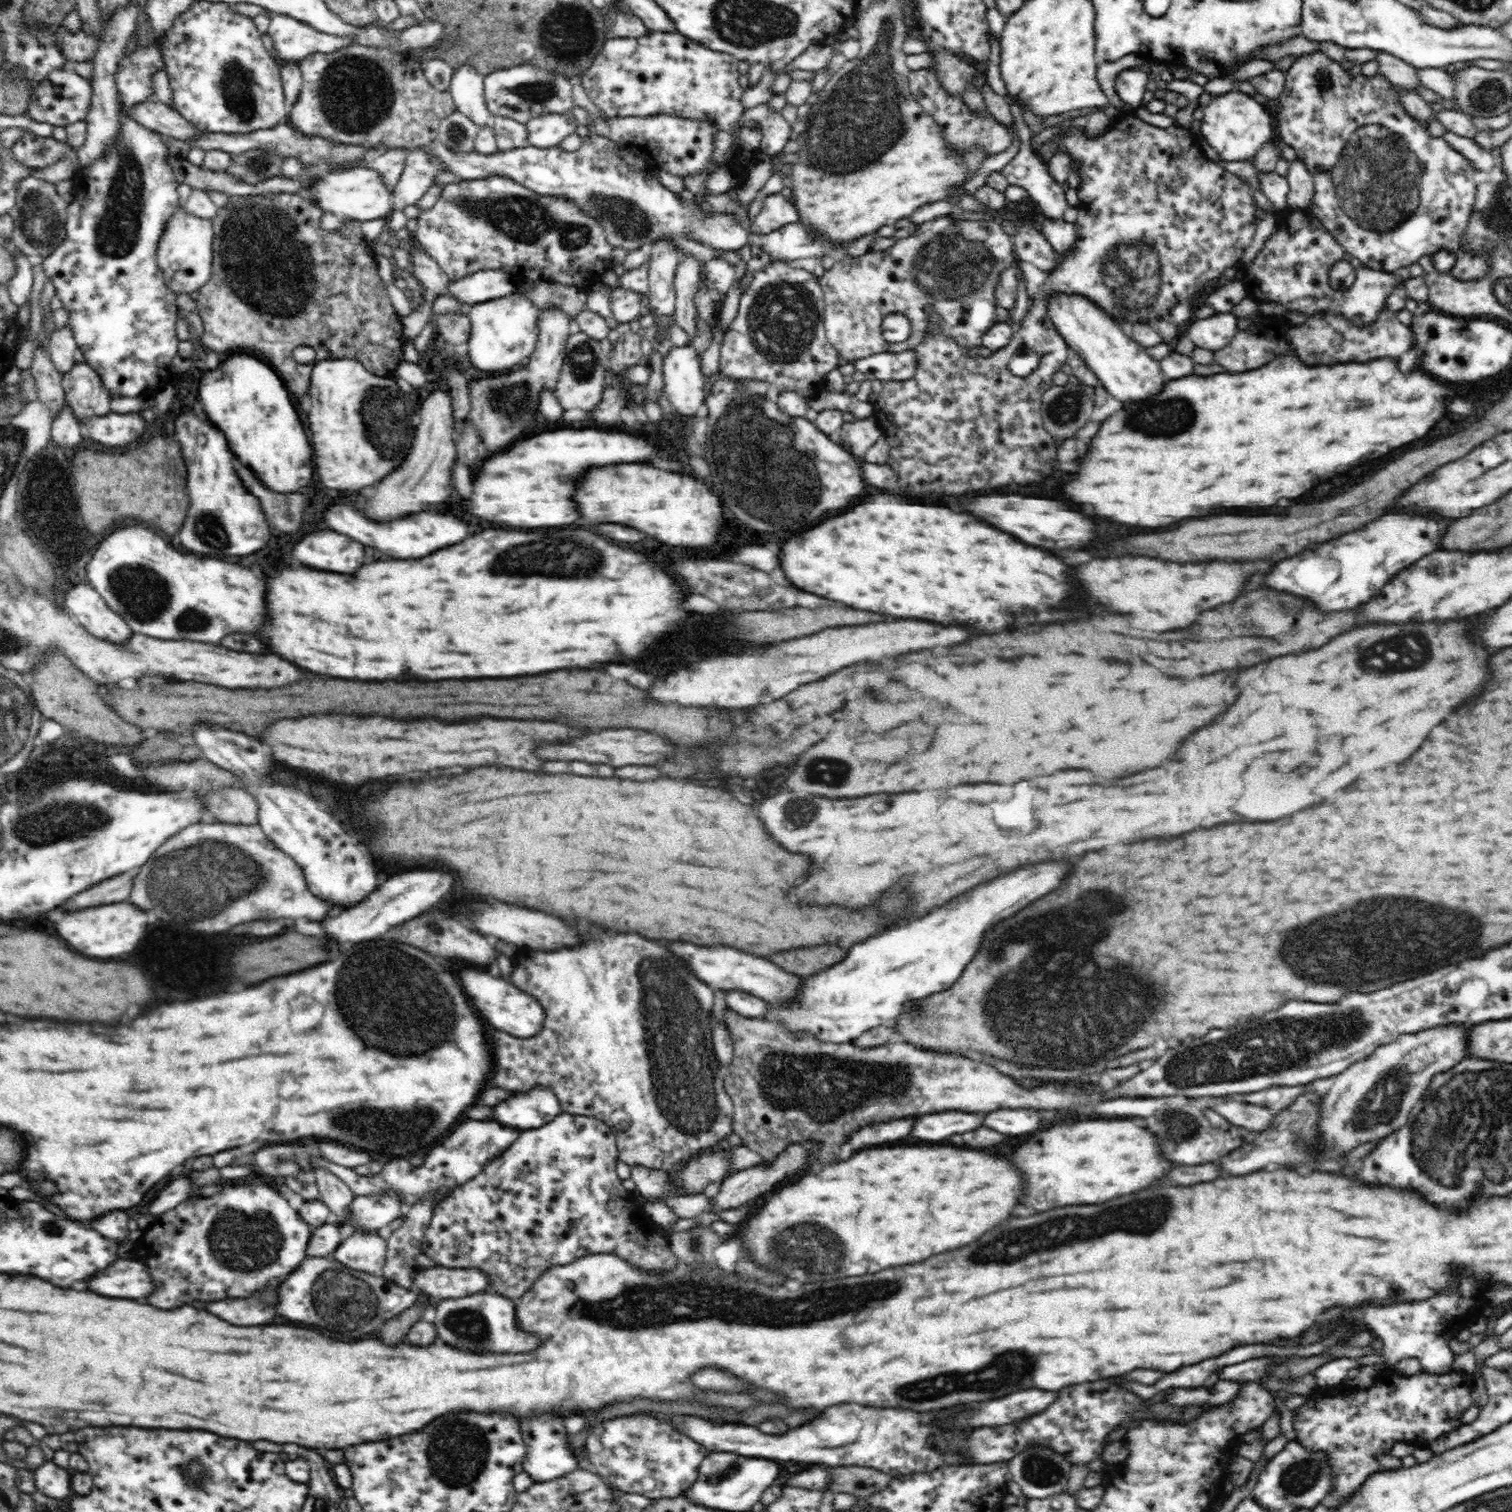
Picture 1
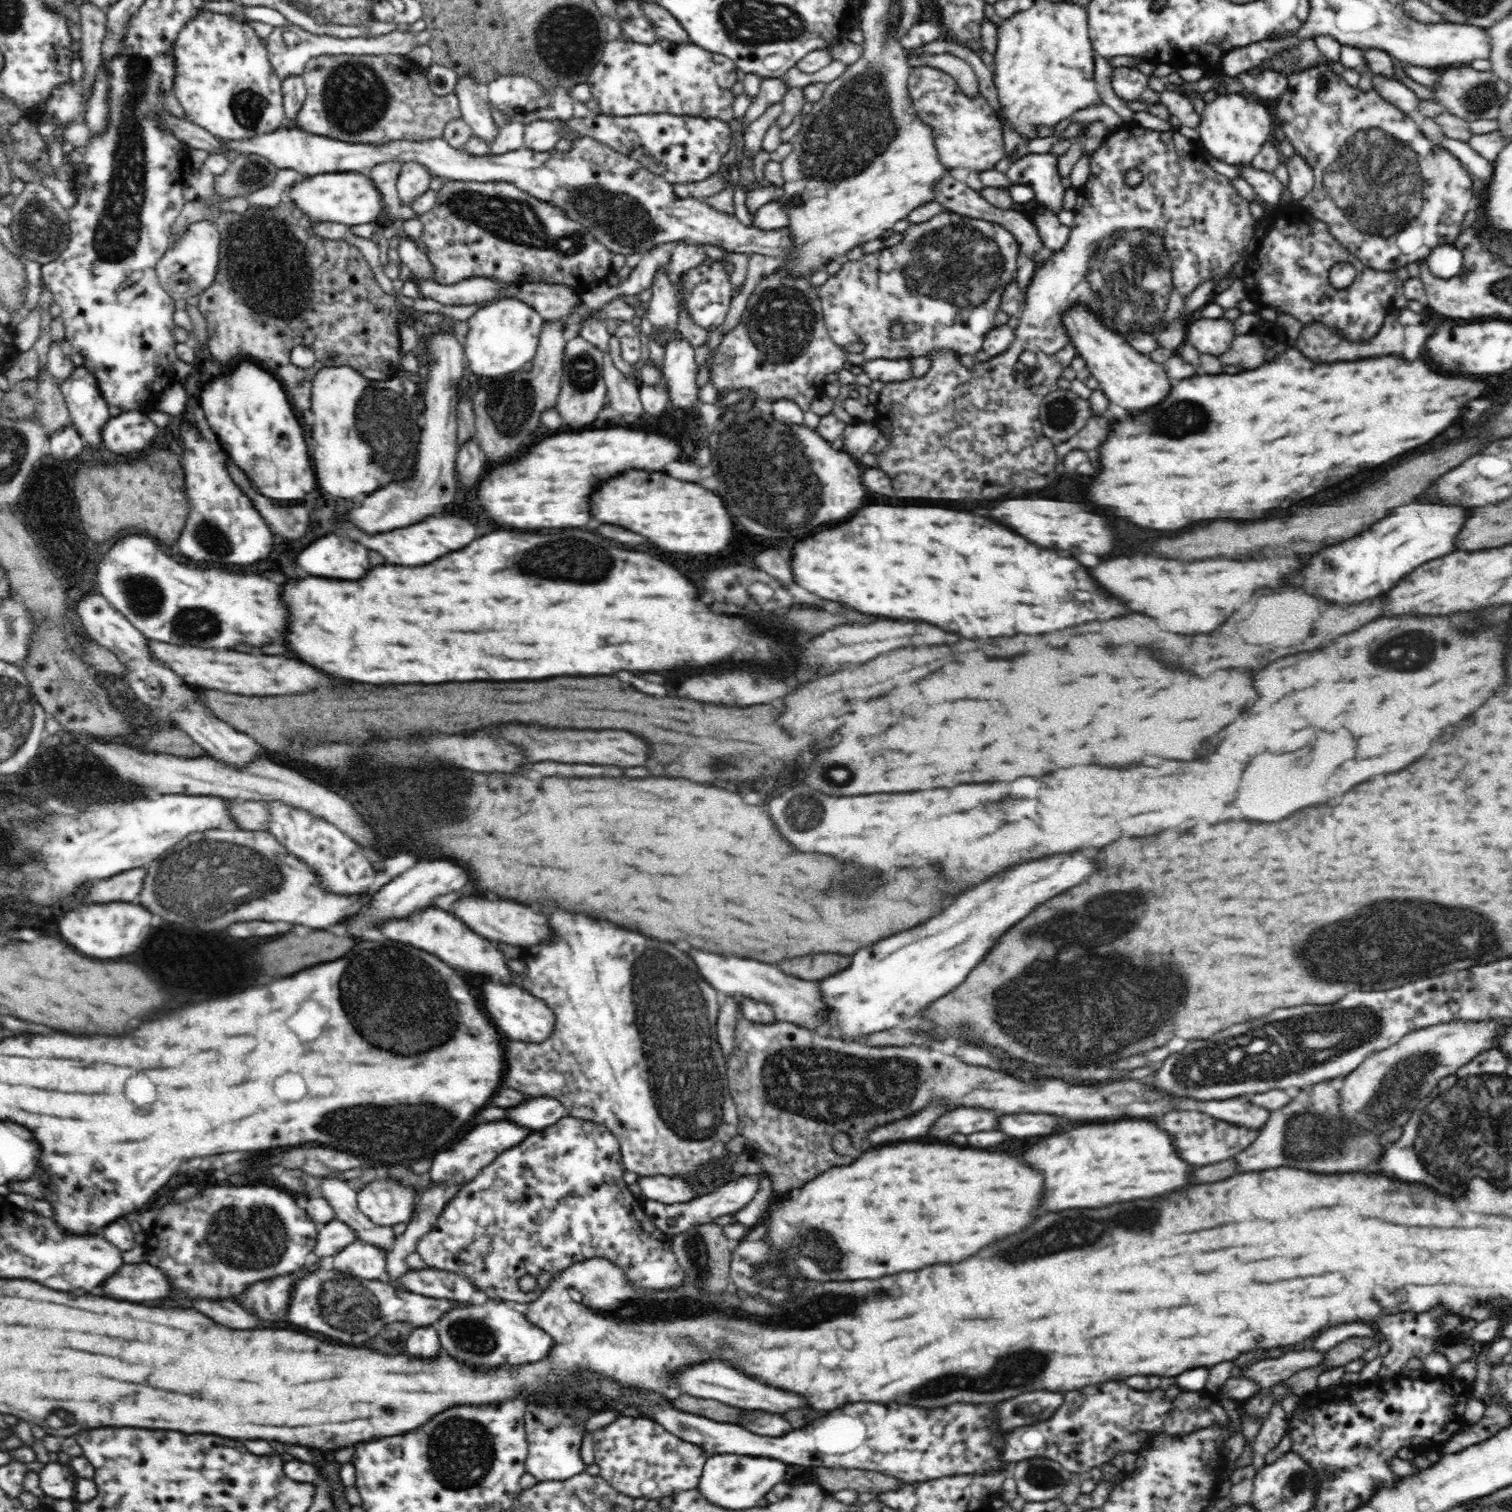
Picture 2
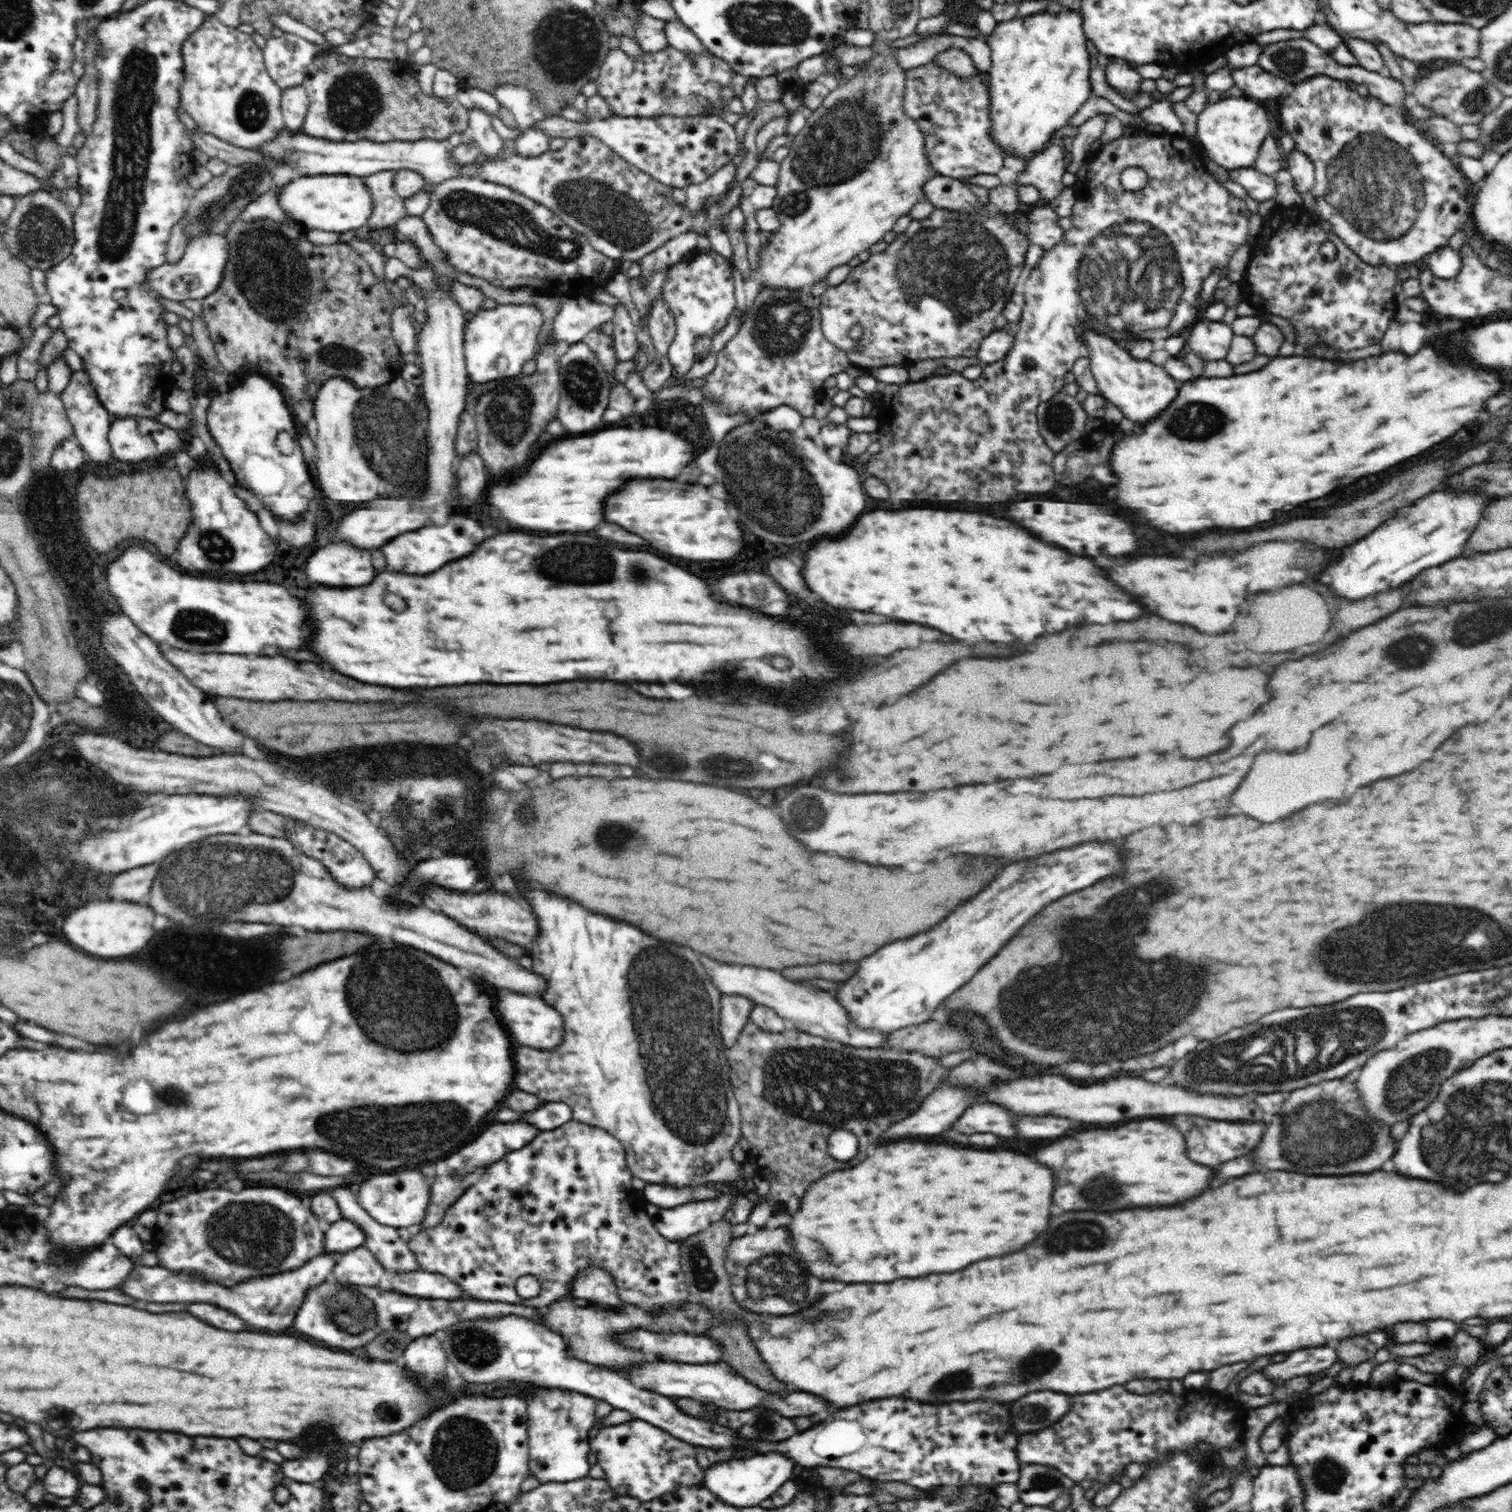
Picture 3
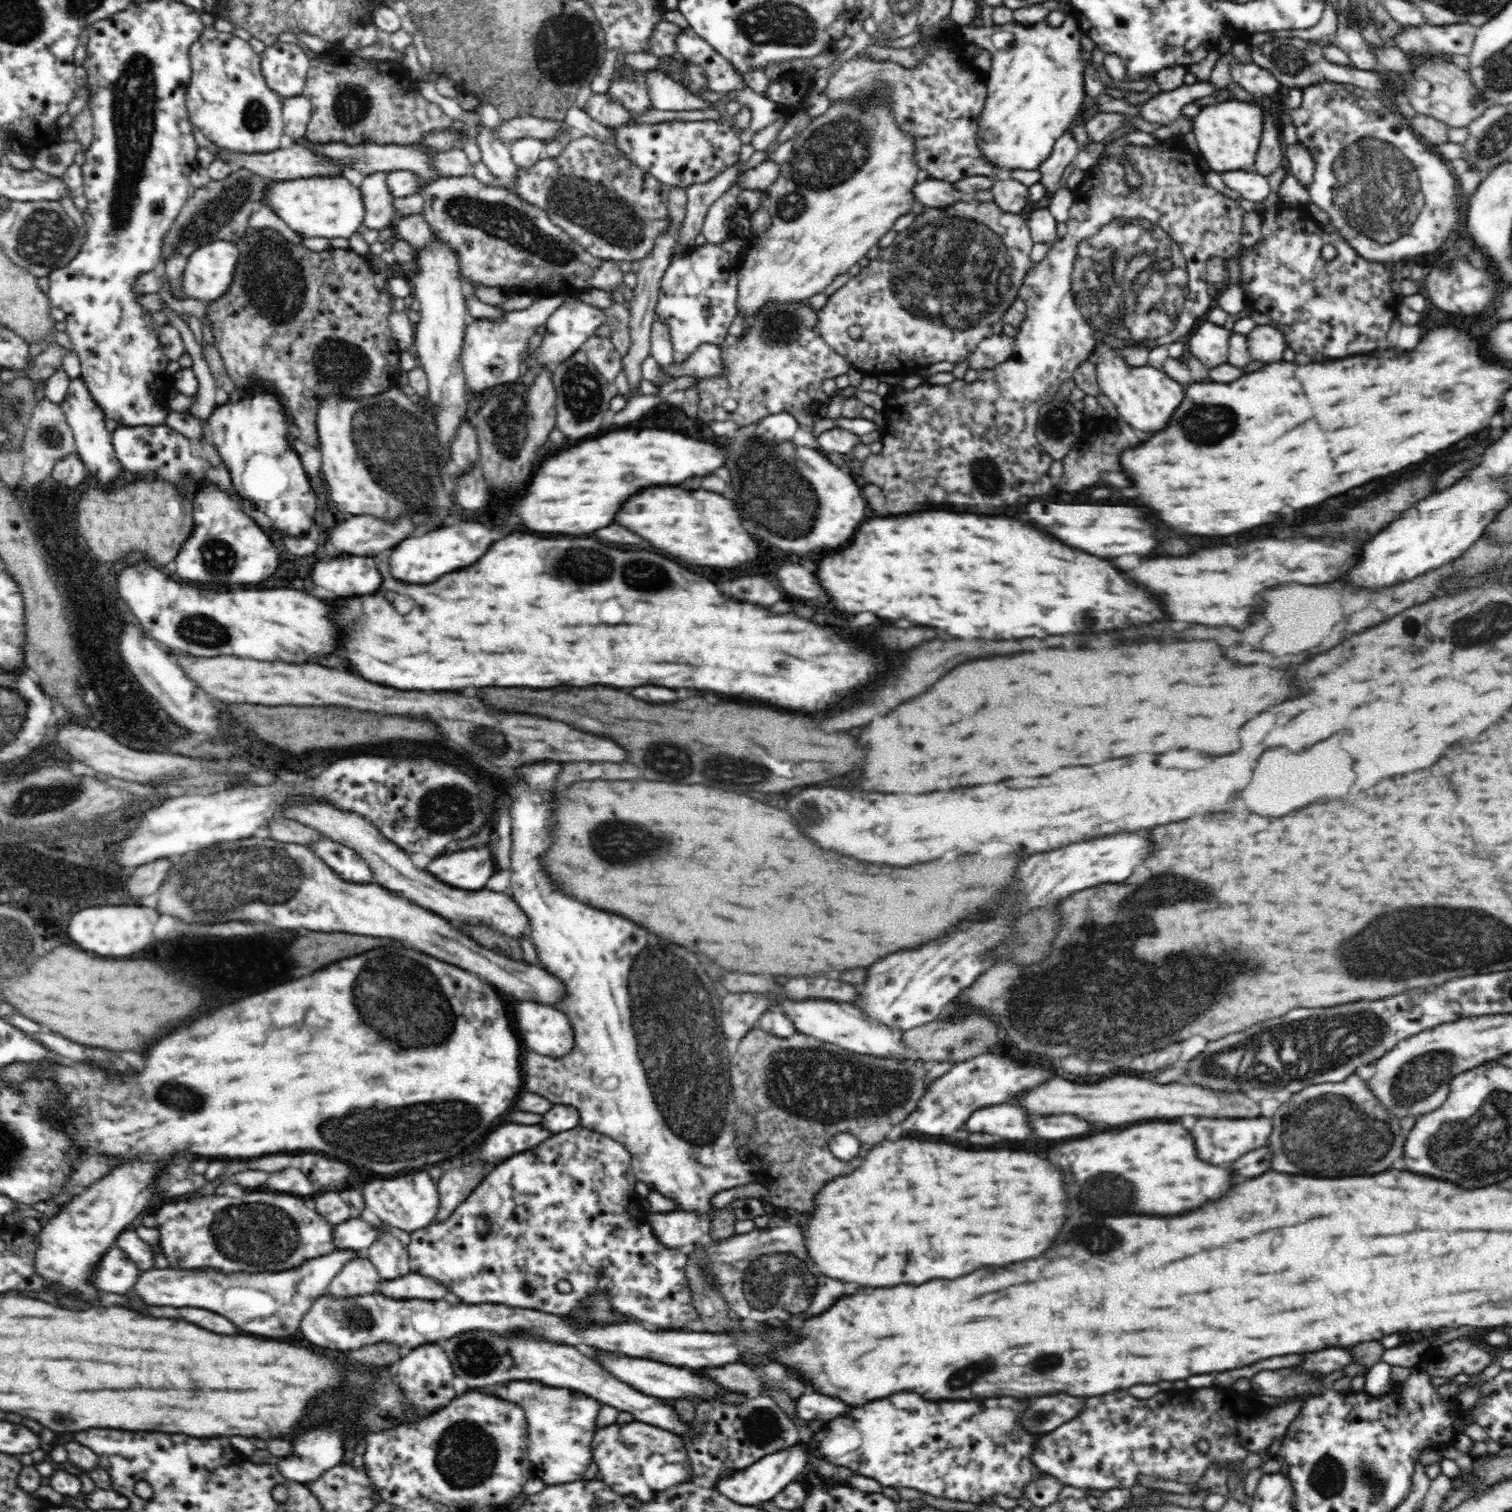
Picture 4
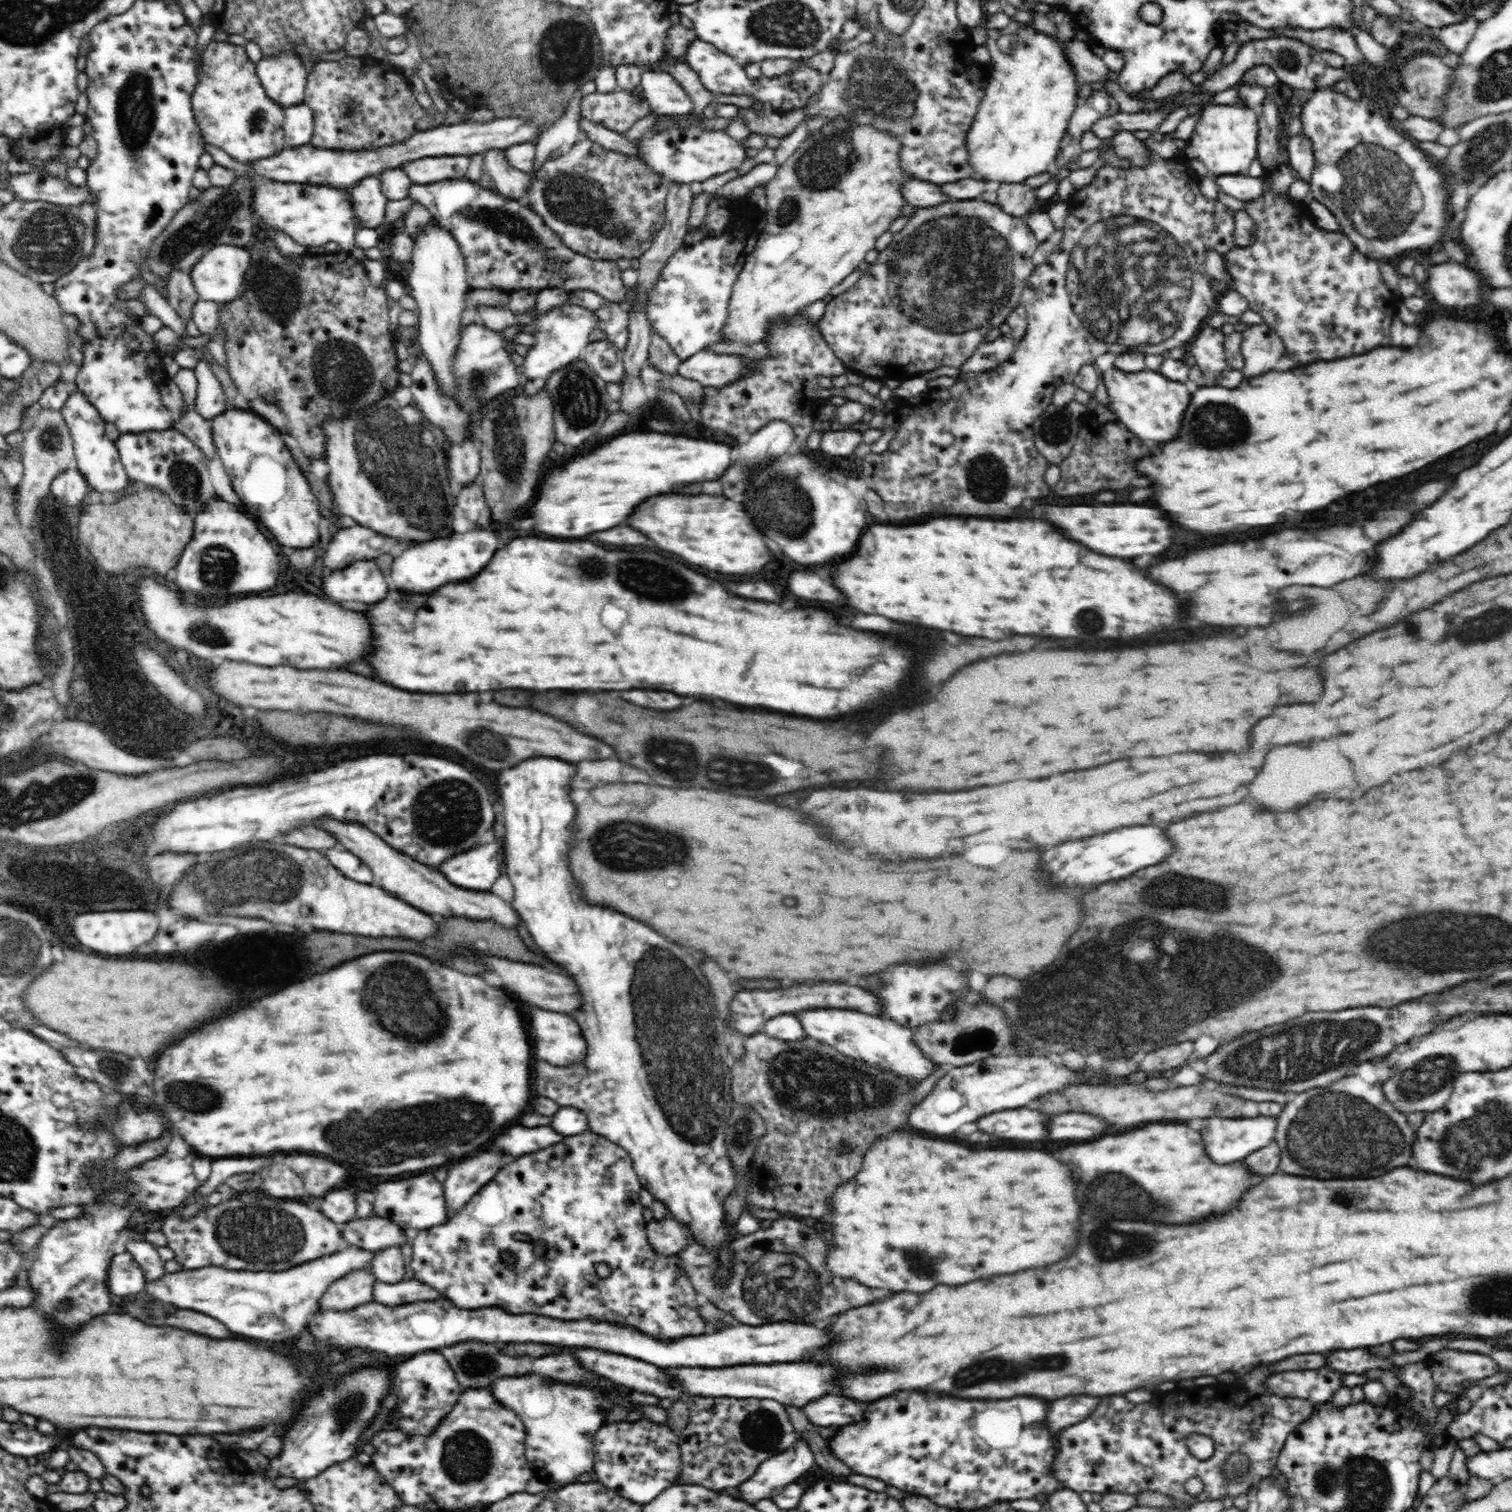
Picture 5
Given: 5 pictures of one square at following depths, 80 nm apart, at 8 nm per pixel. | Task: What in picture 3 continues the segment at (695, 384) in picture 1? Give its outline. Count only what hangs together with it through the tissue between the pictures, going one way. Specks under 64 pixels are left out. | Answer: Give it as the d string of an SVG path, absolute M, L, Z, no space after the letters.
M715 249L708 252L697 251L693 258L674 263L667 269L666 280L661 286L661 301L666 303L672 313L676 330L670 344L668 360L673 366L674 378L682 378L694 364L696 338L716 336L732 316L736 308L734 298L734 276L731 259L720 256Z

